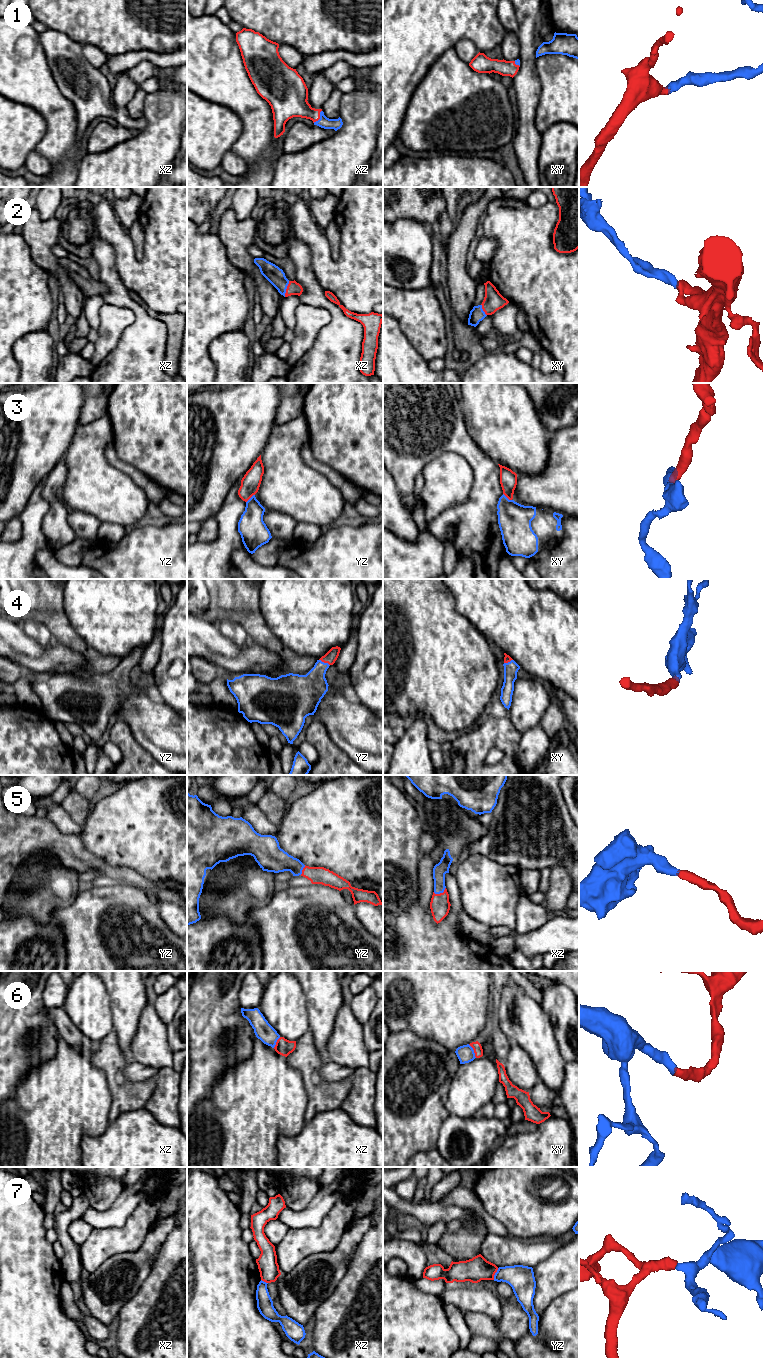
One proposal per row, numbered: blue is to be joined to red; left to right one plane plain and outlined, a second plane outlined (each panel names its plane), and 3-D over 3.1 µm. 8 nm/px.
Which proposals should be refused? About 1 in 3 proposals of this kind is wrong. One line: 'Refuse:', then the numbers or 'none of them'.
Refuse: 7

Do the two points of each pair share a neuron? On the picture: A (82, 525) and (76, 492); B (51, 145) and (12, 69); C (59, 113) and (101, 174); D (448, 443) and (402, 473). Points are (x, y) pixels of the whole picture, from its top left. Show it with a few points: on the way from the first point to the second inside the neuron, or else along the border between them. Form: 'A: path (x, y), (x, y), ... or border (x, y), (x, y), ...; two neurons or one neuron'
A: border (69, 509), (93, 514), (100, 521); two neurons
B: path (52, 126), (49, 106), (31, 88); one neuron
C: border (86, 153), (79, 163), (76, 175); two neurons
D: path (437, 443), (432, 443), (413, 462); one neuron

